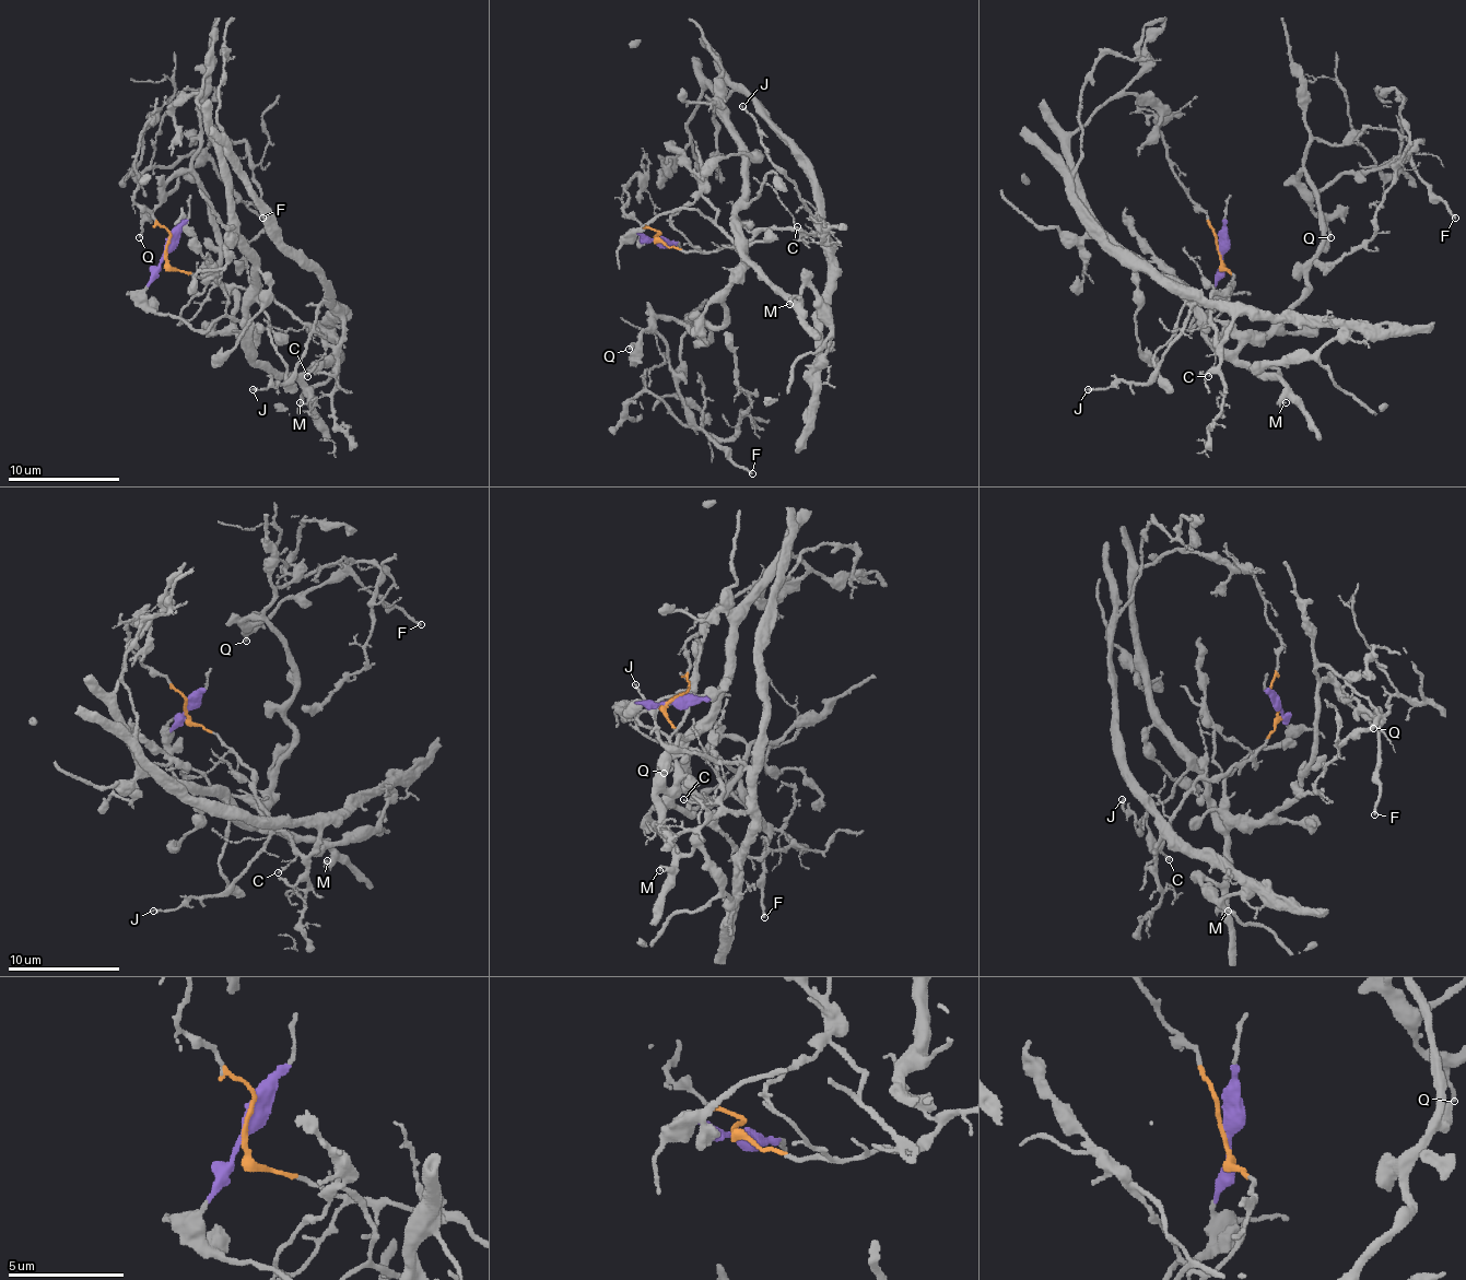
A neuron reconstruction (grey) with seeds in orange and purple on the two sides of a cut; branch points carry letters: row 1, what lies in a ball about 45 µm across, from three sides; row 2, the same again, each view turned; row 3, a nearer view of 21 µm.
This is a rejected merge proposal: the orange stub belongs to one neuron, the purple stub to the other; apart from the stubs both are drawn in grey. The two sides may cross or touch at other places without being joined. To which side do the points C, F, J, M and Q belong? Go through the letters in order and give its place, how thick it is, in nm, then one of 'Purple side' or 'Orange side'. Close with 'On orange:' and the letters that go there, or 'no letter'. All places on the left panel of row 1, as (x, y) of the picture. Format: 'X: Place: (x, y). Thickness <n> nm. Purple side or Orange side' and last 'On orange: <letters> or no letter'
C: Place: (307, 376). Thickness 130 nm. Orange side
F: Place: (262, 218). Thickness 170 nm. Purple side
J: Place: (253, 389). Thickness 130 nm. Orange side
M: Place: (300, 402). Thickness 130 nm. Purple side
Q: Place: (139, 237). Thickness 140 nm. Purple side
On orange: C, J

